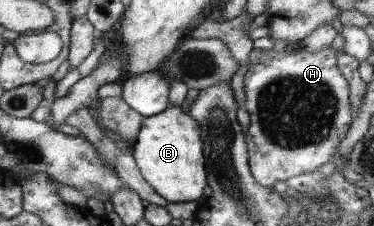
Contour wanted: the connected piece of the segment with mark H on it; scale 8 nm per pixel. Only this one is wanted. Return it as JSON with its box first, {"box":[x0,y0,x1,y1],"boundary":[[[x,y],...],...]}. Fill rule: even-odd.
{"box":[242,46,355,188],"boundary":[[[337,46],[315,53],[300,48],[290,55],[281,51],[273,56],[274,49],[260,51],[260,61],[251,65],[244,77],[245,102],[242,107],[250,116],[250,127],[244,133],[250,172],[259,184],[271,188],[277,181],[289,181],[293,176],[315,172],[324,163],[332,161],[335,148],[350,129],[355,112],[349,99],[349,81],[339,69]]]}

